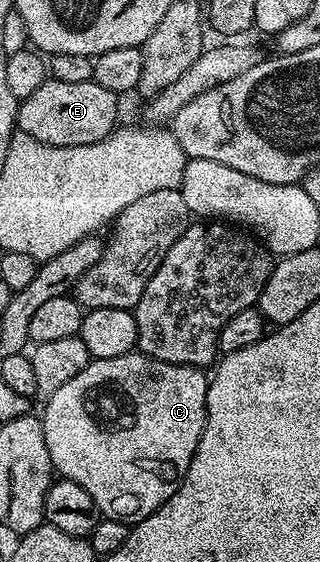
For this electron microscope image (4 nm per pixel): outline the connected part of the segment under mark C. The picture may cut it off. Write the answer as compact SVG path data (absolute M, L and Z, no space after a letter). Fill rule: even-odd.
M130 352L123 356L111 356L110 358L94 358L89 361L87 368L79 372L79 376L67 380L63 388L58 388L51 397L44 399L45 414L40 415L43 436L47 440L47 452L51 452L54 471L60 477L71 480L95 500L98 511L104 517L114 518L126 524L142 522L147 516L151 516L164 502L171 500L175 492L181 487L185 479L187 468L195 456L195 448L201 439L201 433L205 427L205 409L207 408L207 392L209 391L209 378L204 369L196 366L184 366L183 364L167 364L163 360L155 360L151 356L140 352Z

